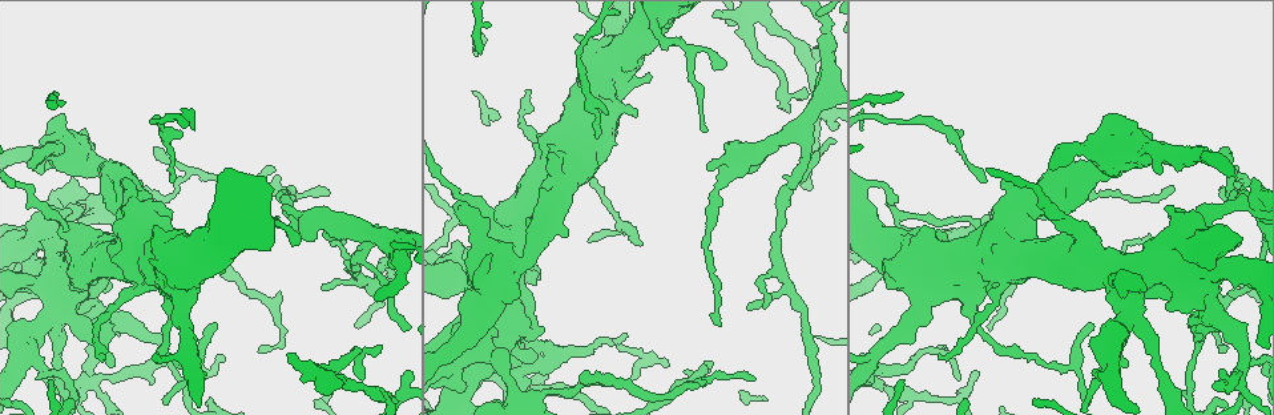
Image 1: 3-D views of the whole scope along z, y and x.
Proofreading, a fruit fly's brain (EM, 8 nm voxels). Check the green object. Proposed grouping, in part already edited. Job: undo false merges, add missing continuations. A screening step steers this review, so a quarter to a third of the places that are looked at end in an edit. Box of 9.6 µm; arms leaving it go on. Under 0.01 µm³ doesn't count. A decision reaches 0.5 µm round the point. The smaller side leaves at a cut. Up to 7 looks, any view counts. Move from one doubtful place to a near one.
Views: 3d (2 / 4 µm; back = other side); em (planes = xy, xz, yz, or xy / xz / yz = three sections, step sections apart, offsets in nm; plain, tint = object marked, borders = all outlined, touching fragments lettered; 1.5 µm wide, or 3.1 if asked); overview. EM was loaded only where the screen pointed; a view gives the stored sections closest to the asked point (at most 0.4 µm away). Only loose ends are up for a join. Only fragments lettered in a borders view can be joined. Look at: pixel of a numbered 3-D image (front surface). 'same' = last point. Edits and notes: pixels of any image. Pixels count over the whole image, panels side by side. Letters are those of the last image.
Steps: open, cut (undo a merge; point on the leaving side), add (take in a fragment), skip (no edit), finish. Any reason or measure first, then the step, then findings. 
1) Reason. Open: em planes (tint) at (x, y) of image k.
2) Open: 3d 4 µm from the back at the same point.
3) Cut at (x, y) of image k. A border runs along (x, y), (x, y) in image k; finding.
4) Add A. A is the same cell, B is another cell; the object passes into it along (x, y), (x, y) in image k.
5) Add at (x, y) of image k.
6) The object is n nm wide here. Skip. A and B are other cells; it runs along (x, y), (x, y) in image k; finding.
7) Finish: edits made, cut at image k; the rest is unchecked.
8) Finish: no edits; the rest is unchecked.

Sharp bend. Open: 3d 2 µm from the back at (708, 365) of image 1.

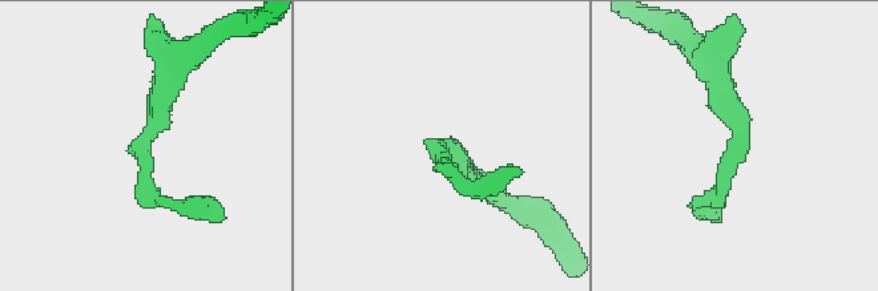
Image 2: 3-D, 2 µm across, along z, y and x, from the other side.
Open: em planes (borders) at (140, 153) of image 2.

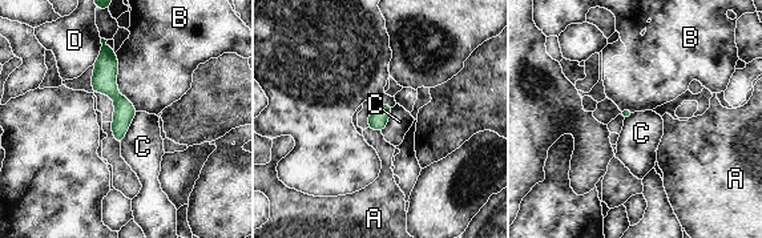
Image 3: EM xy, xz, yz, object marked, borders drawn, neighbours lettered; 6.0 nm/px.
Skip. A, B, C and D are other cells; a border runs along (137, 112), (120, 142) in image 3; one neuron here.

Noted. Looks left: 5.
An open end. Open: 3d 2 µm at (328, 190) of image 1.

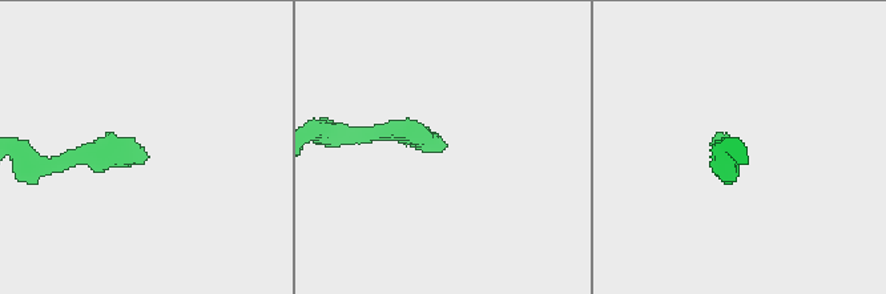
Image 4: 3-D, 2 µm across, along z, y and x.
Open: em planes (tint) at (145, 155) of image 4.

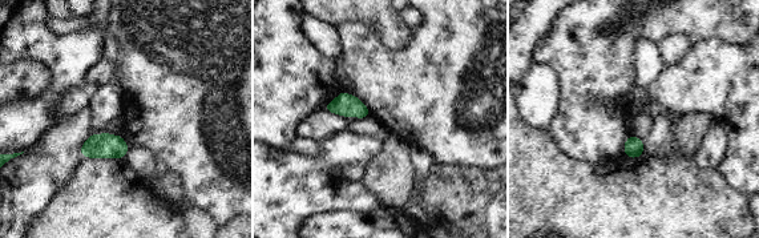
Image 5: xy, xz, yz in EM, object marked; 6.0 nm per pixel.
See the neighbours. Open: em planes (borders) at the same point.

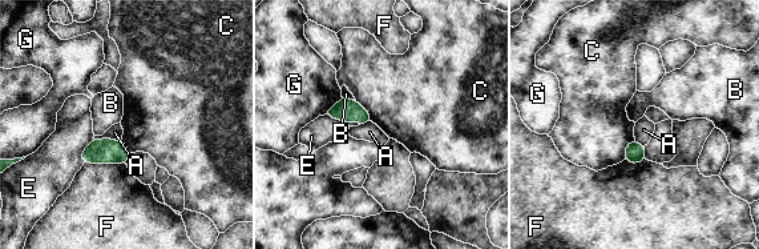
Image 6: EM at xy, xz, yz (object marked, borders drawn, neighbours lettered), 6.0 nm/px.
Skip. A, B, C, E, F and G are other cells; a border runs along (634, 140), (628, 145), (624, 159) in image 6; no lettered fragment goes on from it.

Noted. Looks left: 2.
Open: 3d 4 µm at (960, 378) of image 1.

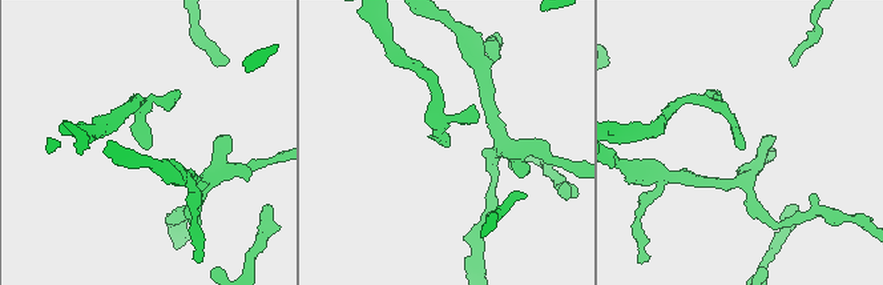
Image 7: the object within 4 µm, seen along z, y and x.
Need the tissue. Open: em planes (borders) at (446, 145) of image 7.

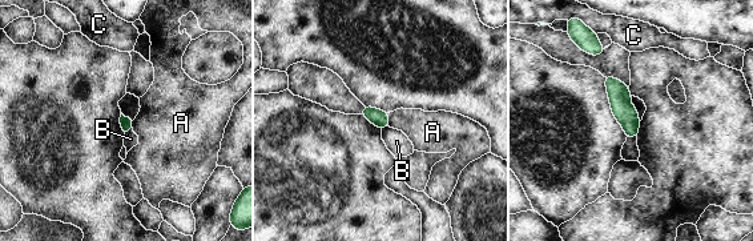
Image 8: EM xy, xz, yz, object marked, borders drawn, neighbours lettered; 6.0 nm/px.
Skip. A, B and C are other cells; a border runs along (131, 127), (124, 136) in image 8; no lettered fragment goes on from it.

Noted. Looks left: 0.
Finish: no edits; the rest is unchecked.

